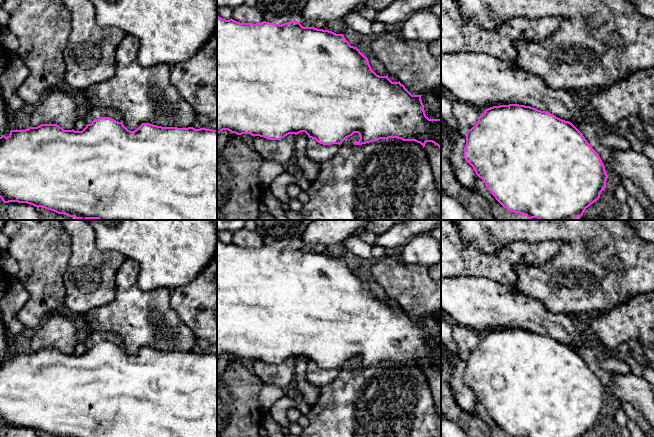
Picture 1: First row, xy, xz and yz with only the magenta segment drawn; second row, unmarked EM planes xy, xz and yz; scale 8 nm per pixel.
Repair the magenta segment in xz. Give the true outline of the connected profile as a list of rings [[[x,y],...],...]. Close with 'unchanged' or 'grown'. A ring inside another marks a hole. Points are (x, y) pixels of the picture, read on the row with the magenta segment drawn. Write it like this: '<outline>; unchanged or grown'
[[[217,16],[217,134],[228,130],[237,135],[250,134],[269,140],[280,140],[289,134],[305,132],[309,138],[323,145],[339,144],[358,133],[360,139],[354,145],[362,145],[380,139],[398,138],[403,141],[415,141],[423,148],[427,142],[432,142],[441,149],[441,119],[429,119],[424,111],[422,95],[412,95],[403,84],[392,82],[388,75],[379,76],[371,68],[368,58],[357,47],[351,46],[343,34],[315,27],[303,27],[299,22],[291,21],[275,24],[263,21],[261,23],[240,23],[232,18],[229,20]]]; unchanged

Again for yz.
[[[493,106],[465,132],[464,158],[495,199],[527,219],[576,220],[600,198],[608,178],[599,154],[569,121],[536,108]]]; unchanged

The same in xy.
[[[110,117],[93,120],[82,131],[64,130],[57,124],[11,130],[7,137],[0,137],[0,198],[4,203],[27,203],[80,220],[217,220],[217,130],[162,127],[142,123],[136,130],[130,131],[122,122]]]; unchanged

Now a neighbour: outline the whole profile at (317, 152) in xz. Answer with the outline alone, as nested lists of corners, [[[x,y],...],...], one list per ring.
[[[309,138],[306,144],[306,154],[314,162],[322,163],[332,158],[340,149],[339,144],[323,145]]]

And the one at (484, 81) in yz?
[[[441,53],[441,85],[457,100],[475,108],[519,104],[549,112],[576,125],[584,122],[582,108],[573,90],[551,88],[540,77],[514,66],[511,61],[485,53]]]

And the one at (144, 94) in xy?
[[[126,34],[116,51],[115,73],[101,83],[86,89],[89,108],[115,108],[122,111],[123,125],[130,131],[136,130],[142,123],[162,127],[188,128],[196,120],[194,109],[182,98],[170,82],[170,66],[157,64],[144,67],[138,62],[140,41]]]

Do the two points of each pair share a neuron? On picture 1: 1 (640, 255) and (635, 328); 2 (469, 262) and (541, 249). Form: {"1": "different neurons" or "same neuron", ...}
{"1": "different neurons", "2": "same neuron"}

